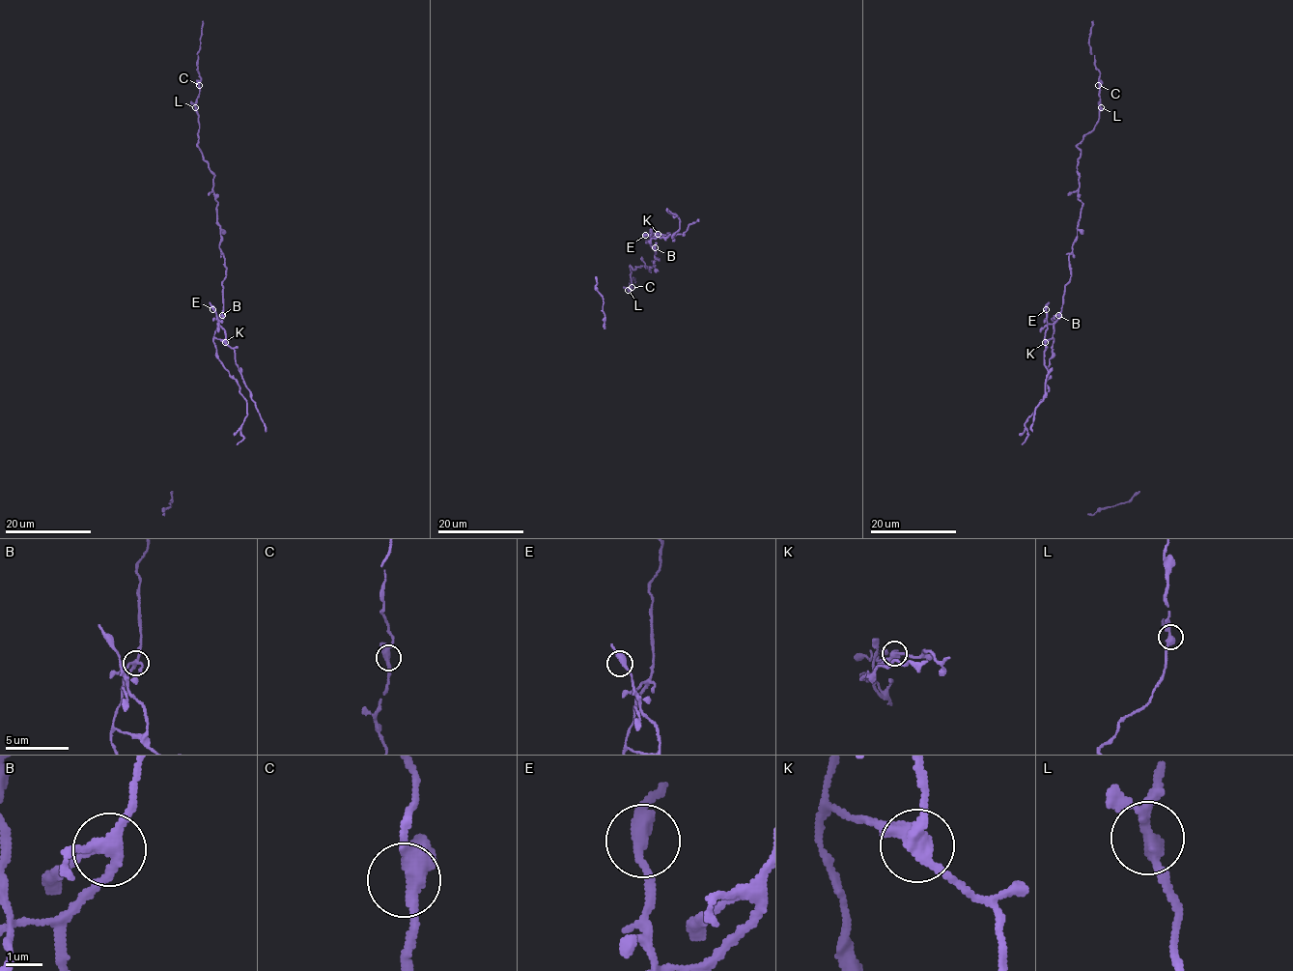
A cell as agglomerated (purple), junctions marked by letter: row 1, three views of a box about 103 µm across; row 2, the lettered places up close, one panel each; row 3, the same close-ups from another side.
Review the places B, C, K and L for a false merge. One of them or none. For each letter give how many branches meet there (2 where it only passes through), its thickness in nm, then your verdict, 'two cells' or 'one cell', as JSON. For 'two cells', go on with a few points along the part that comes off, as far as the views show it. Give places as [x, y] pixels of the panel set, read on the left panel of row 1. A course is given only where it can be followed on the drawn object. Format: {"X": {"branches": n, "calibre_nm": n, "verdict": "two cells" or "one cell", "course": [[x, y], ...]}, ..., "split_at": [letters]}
{"B": {"branches": 4, "calibre_nm": 280, "verdict": "one cell"}, "C": {"branches": 3, "calibre_nm": 360, "verdict": "one cell"}, "K": {"branches": 3, "calibre_nm": 320, "verdict": "two cells", "course": [[225, 342], [235, 352], [236, 364], [266, 431]]}, "L": {"branches": 3, "calibre_nm": 300, "verdict": "one cell"}, "split_at": ["K"]}

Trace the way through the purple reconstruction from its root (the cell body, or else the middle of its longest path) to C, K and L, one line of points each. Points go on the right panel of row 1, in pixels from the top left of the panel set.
C: (1060, 318), (1064, 285), (1071, 277), (1068, 254), (1082, 204), (1078, 198), (1077, 145), (1098, 119), (1098, 85)
K: (1060, 318), (1047, 325), (1045, 342)
L: (1060, 318), (1064, 285), (1071, 277), (1068, 254), (1082, 204), (1078, 198), (1077, 145), (1093, 128), (1101, 107)

